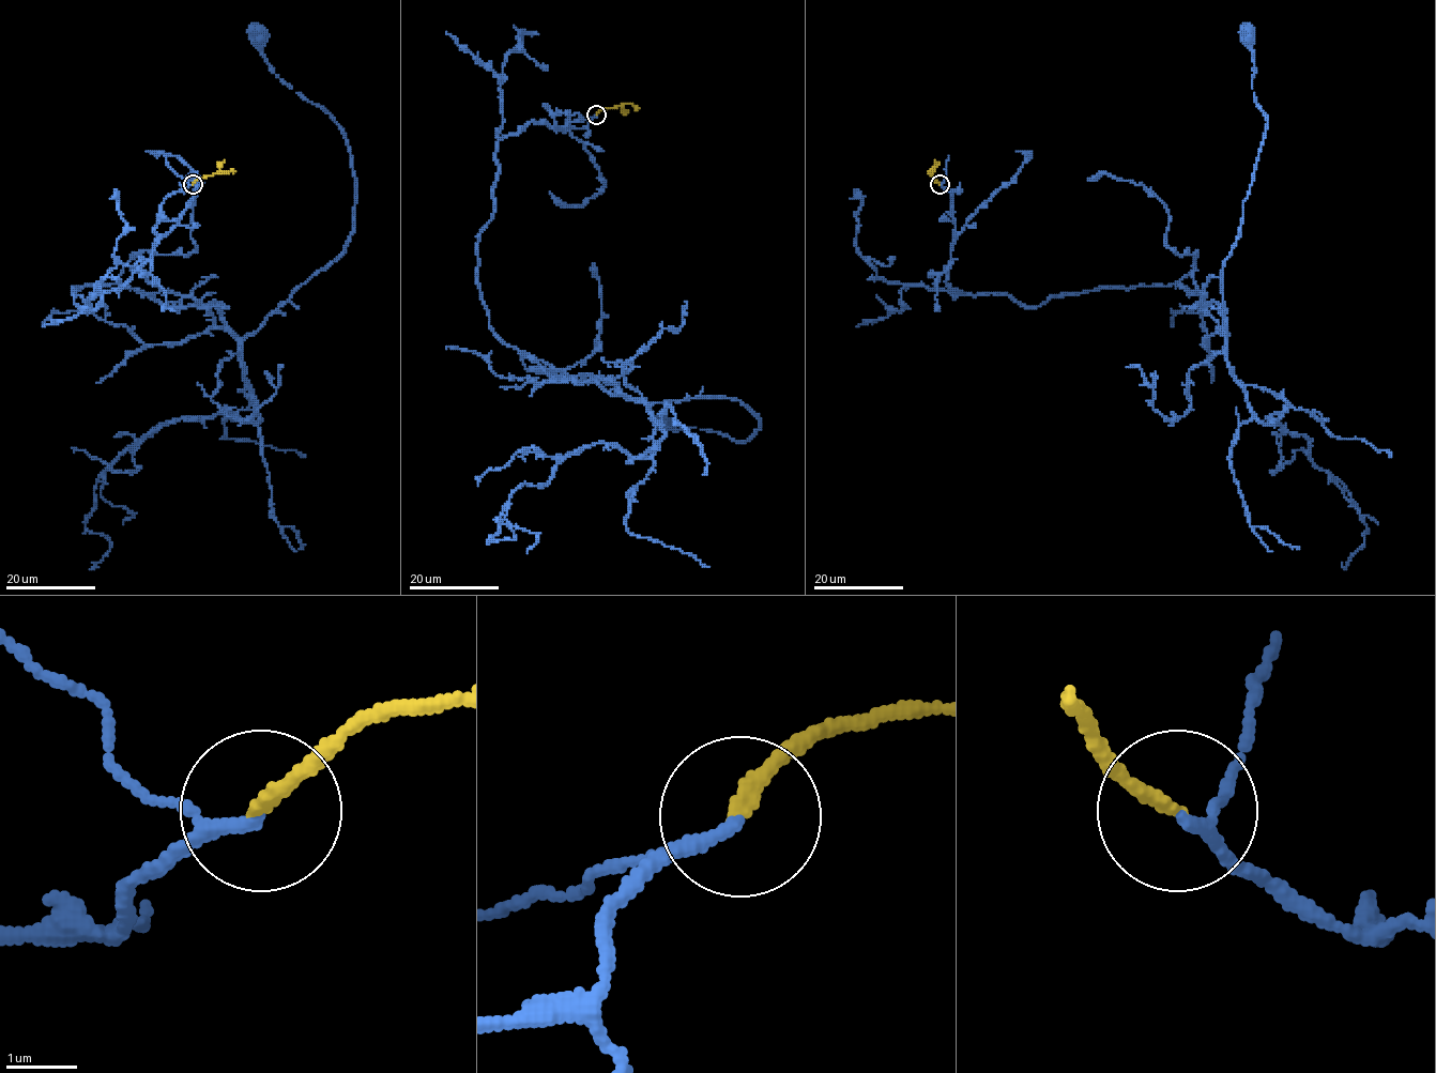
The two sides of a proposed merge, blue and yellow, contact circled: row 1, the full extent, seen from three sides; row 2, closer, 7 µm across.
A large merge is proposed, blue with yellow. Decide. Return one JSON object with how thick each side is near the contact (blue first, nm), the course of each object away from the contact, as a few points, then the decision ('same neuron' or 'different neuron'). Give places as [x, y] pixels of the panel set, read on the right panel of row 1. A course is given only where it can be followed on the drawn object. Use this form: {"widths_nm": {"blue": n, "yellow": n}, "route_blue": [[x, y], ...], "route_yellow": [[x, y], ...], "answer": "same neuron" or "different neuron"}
{"widths_nm": {"blue": 130, "yellow": 180}, "route_blue": [[940, 184], [952, 192], [957, 291], [1039, 306], [1180, 284], [1226, 339], [1223, 261], [1267, 125], [1250, 33]], "route_yellow": [[940, 184], [929, 172], [935, 169]], "answer": "same neuron"}

